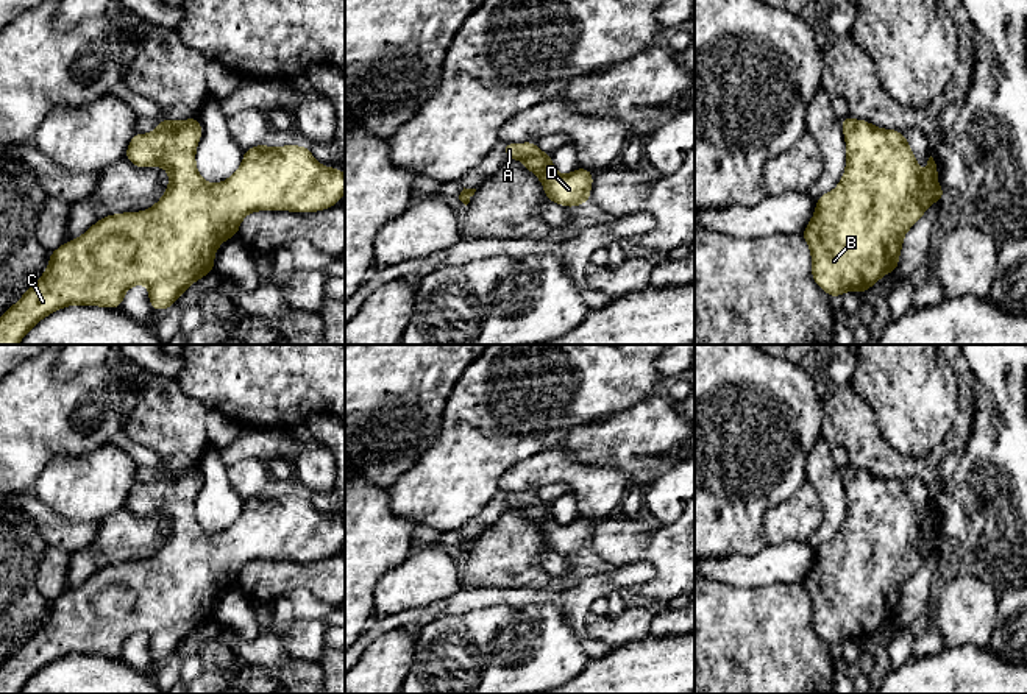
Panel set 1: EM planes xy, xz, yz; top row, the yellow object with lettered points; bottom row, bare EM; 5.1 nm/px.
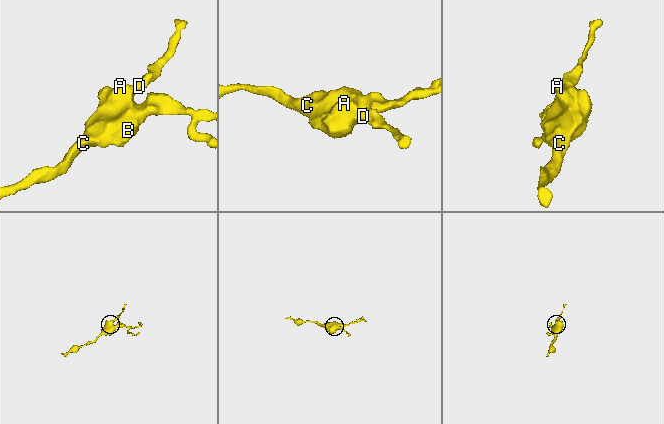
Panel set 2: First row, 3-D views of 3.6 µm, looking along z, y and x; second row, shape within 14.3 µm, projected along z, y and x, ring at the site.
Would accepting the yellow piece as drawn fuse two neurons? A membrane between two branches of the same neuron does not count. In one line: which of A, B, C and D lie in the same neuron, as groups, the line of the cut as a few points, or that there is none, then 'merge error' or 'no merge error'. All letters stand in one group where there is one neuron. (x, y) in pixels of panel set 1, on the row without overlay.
groups A / B C D; cut xy (183, 471), (177, 476), (158, 479); merge error

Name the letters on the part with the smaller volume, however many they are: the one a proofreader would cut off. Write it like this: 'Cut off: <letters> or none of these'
Cut off: A

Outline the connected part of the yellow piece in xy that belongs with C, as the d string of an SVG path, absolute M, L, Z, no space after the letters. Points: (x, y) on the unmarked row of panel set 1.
M187 468L178 477L134 483L125 507L136 516L158 515L170 522L165 544L145 561L126 561L103 566L81 586L66 591L50 602L50 614L20 647L20 650L0 666L0 694L17 694L39 669L58 658L72 653L103 655L117 658L126 639L136 633L148 636L153 660L162 660L176 652L178 646L214 619L214 604L220 593L237 585L242 568L253 560L293 560L315 561L328 558L340 551L345 541L345 522L337 518L320 515L307 496L286 494L270 497L262 494L245 499L240 518L226 530L206 532L195 516L195 497L201 488L200 468Z

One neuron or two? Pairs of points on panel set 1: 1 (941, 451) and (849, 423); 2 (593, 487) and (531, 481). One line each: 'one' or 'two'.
1: one
2: one

